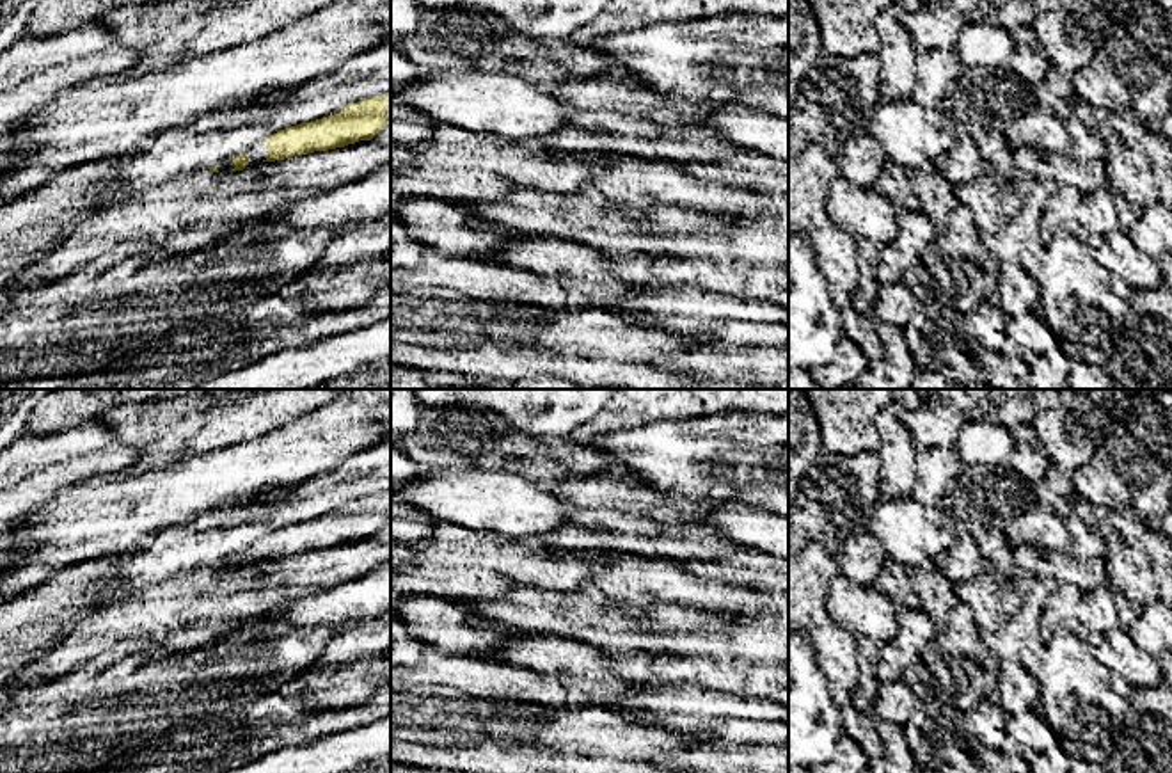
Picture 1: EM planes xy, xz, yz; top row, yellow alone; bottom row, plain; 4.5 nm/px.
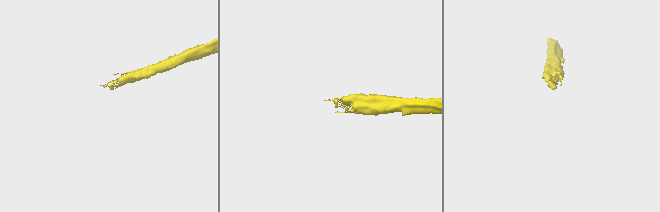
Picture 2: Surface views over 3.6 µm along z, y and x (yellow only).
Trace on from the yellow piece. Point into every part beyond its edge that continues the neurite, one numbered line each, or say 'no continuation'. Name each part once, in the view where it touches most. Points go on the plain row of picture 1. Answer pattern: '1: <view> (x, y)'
1: xy (258, 551)

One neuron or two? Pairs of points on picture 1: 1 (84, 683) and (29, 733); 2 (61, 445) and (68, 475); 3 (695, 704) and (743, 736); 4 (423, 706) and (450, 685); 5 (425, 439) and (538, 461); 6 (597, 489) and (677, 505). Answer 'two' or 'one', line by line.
1: one
2: two
3: one
4: two
5: one
6: one

